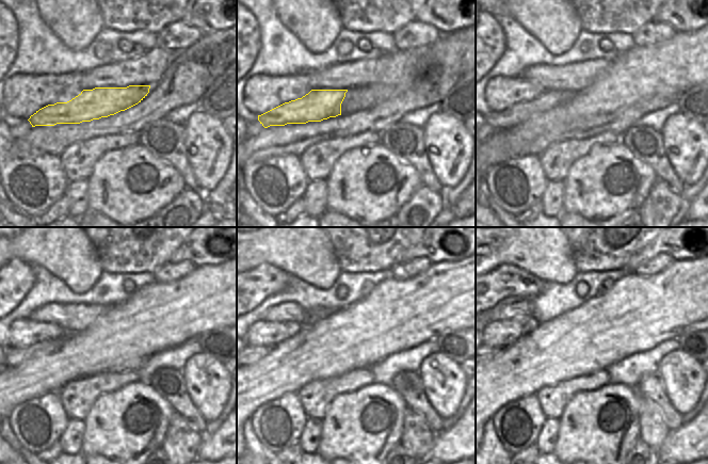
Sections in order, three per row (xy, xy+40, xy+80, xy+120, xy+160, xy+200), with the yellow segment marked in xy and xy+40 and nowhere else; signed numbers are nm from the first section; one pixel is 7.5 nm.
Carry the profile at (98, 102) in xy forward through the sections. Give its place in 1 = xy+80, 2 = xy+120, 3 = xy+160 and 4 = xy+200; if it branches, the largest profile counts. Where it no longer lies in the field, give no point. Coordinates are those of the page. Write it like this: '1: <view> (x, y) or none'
1: xy+80 (505, 120)
2: xy+120 (19, 355)
3: xy+160 (258, 353)
4: xy+200 (497, 350)

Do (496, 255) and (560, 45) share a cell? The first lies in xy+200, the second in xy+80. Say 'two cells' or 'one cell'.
one cell

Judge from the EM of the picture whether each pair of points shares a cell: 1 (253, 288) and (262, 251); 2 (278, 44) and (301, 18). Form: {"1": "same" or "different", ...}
{"1": "different", "2": "different"}

